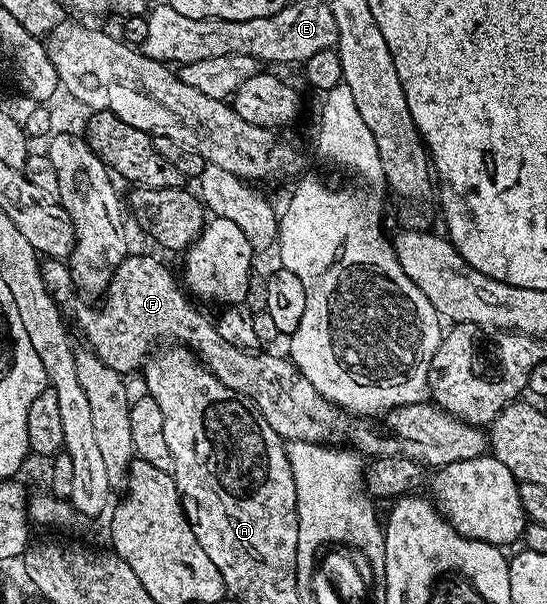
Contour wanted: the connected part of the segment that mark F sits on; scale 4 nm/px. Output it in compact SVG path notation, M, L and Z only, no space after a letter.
M127 253L125 260L116 267L114 274L110 277L110 284L104 291L106 299L99 306L82 306L78 310L78 326L82 329L83 336L86 337L85 345L93 350L96 356L100 356L100 360L104 360L104 364L108 364L108 368L116 368L118 374L127 376L135 373L159 344L181 344L198 355L202 365L214 373L216 380L220 380L220 384L232 388L232 392L249 400L254 409L262 415L264 421L283 440L309 440L312 443L340 444L343 443L342 440L348 438L352 442L350 443L351 447L365 457L404 455L406 458L414 459L434 470L460 460L481 457L487 451L488 436L481 427L460 421L459 418L452 416L428 400L416 404L395 406L387 411L385 420L377 421L380 422L378 424L372 423L375 422L372 420L368 421L353 416L349 411L328 401L326 397L320 396L320 392L317 392L316 388L312 388L309 380L299 374L283 355L282 359L278 354L262 354L263 352L242 350L240 347L228 344L217 332L215 323L210 318L206 319L186 299L187 291L183 289L180 282L179 286L177 280L174 279L173 272L164 263L157 262L152 255Z

